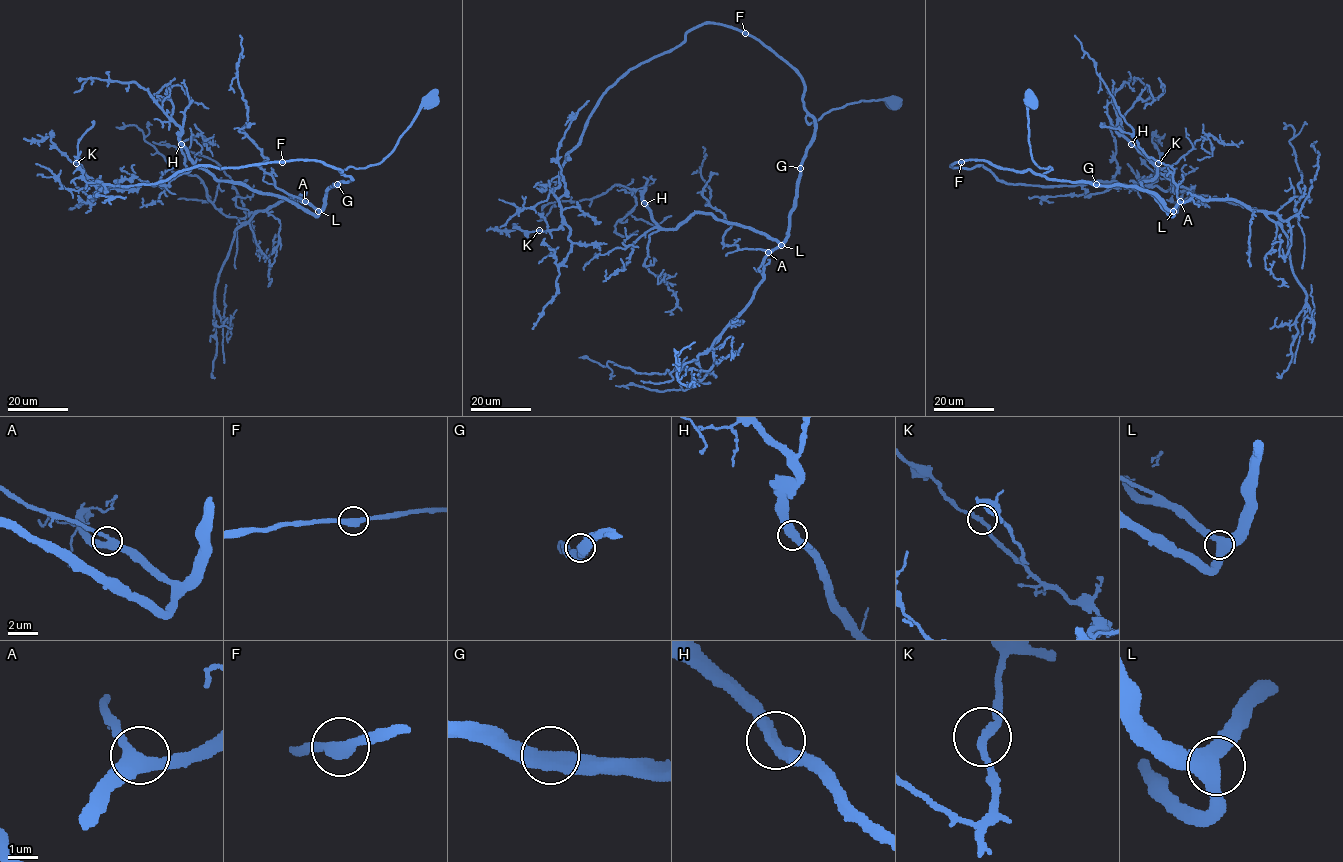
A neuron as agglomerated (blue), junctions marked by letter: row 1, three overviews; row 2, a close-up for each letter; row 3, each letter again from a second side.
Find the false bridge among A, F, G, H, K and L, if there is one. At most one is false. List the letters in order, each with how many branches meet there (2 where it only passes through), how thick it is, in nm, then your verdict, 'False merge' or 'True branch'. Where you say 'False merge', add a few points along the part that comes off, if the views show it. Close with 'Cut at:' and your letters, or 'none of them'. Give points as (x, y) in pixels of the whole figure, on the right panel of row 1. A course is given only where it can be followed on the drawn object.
A: Branches: 3. Thickness 400 nm. True branch
F: Branches: 2. Thickness 500 nm. True branch
G: Branches: 2. Thickness 440 nm. True branch
H: Branches: 2. Thickness 400 nm. True branch
K: Branches: 2. Thickness 240 nm. True branch
L: Branches: 3. Thickness 480 nm. True branch
Cut at: none of them

